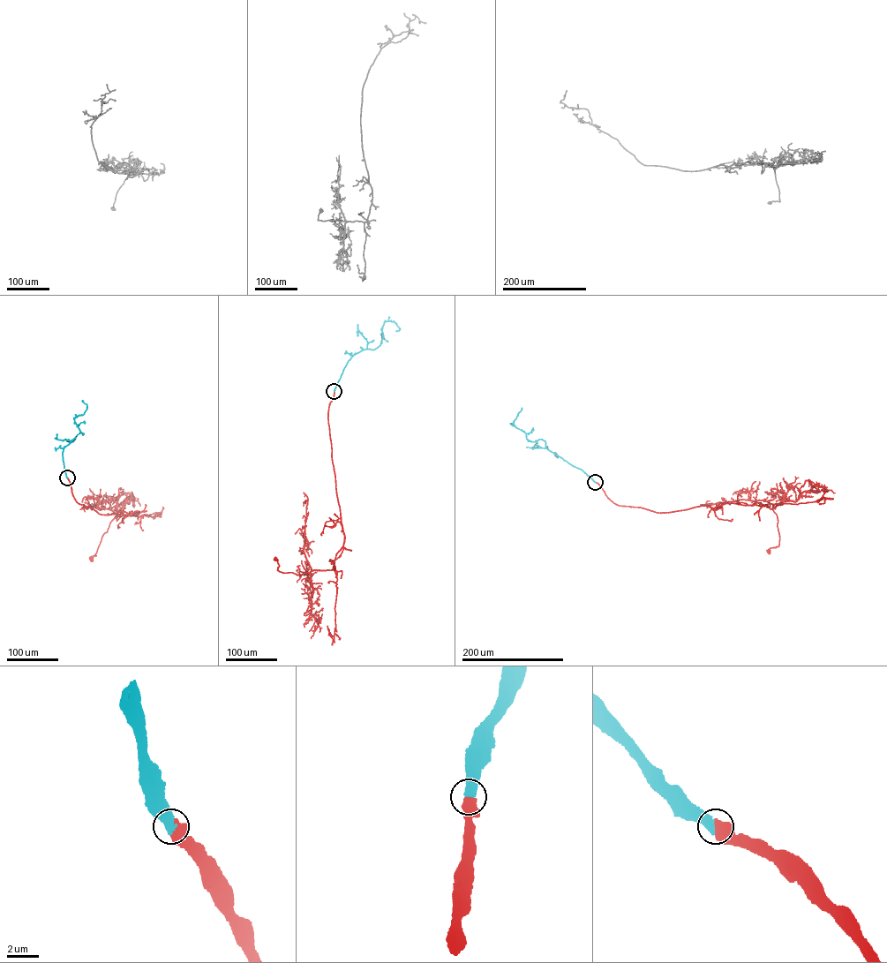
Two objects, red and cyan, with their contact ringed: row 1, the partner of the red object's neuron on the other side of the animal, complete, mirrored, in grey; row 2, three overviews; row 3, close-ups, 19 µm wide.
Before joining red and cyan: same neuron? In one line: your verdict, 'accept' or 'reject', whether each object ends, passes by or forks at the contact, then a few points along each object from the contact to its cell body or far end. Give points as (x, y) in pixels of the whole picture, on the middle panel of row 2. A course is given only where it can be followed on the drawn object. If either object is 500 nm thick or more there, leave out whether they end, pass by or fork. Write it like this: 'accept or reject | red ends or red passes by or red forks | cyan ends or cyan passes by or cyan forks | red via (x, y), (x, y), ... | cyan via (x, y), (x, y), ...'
accept | red via (334, 391), (328, 422), (343, 546), (331, 570), (300, 575), (282, 572), (277, 570), (275, 559) | cyan via (334, 391), (350, 357), (363, 349), (372, 349), (379, 345), (384, 322), (394, 321), (400, 329), (396, 331)

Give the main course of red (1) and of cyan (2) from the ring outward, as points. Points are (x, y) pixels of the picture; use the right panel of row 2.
1: (595, 482), (616, 504), (658, 513), (727, 503), (767, 505), (777, 516), (779, 537), (778, 545), (769, 551)
2: (595, 482), (581, 470), (546, 448), (542, 440), (529, 441), (525, 432), (513, 423), (522, 408)

